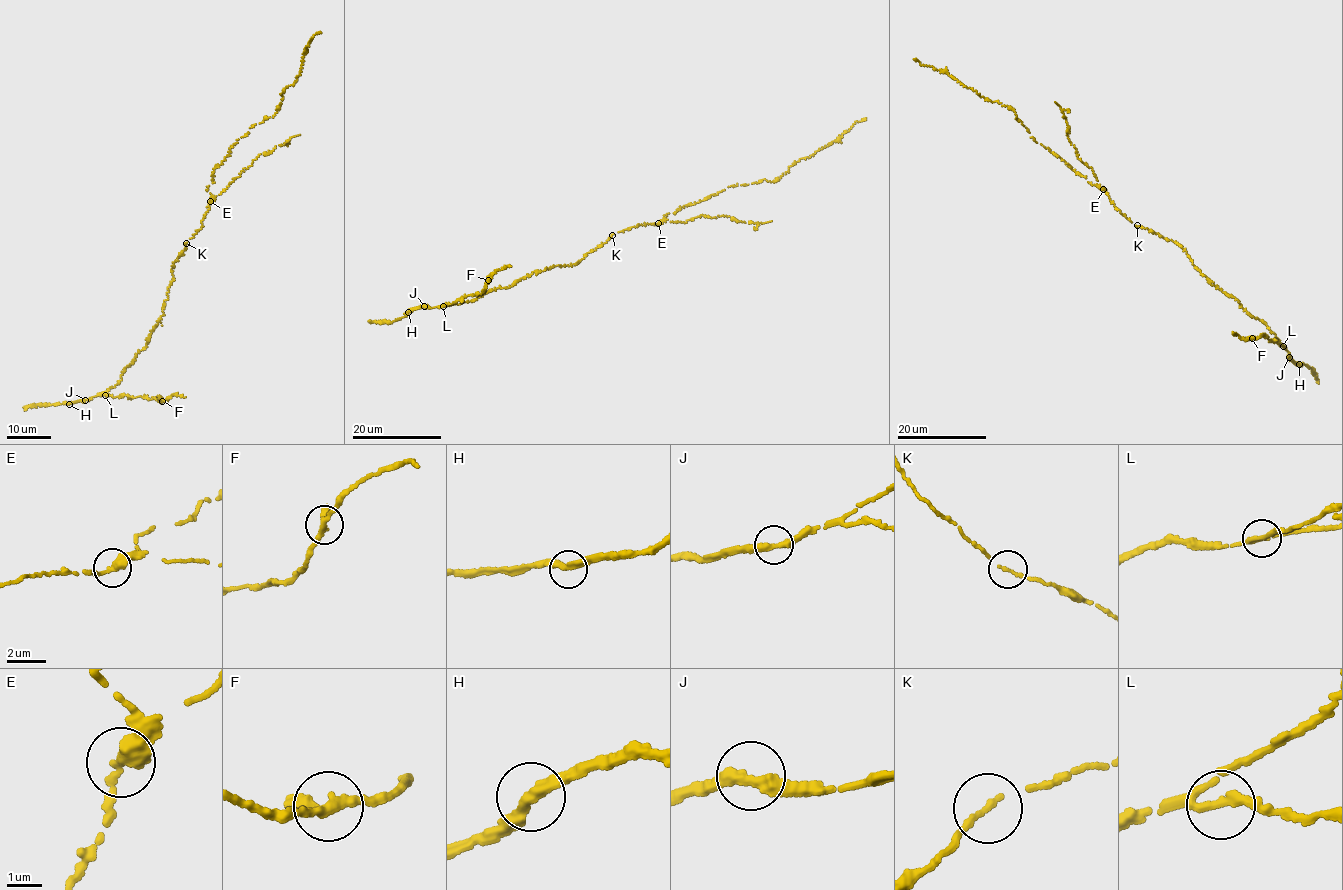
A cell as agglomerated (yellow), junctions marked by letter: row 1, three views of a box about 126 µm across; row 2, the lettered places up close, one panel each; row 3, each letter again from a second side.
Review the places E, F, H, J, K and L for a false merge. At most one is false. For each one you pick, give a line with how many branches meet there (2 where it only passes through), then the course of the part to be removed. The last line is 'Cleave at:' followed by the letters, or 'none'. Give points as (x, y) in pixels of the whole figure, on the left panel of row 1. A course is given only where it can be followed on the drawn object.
Cleave at: none

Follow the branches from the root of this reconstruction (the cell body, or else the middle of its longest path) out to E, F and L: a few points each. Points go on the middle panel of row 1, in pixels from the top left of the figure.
E: (613, 235), (638, 225), (659, 222)
F: (613, 235), (575, 264), (547, 268), (473, 300), (444, 306), (481, 293), (488, 280)
L: (613, 235), (575, 264), (547, 268), (473, 300), (443, 306)

